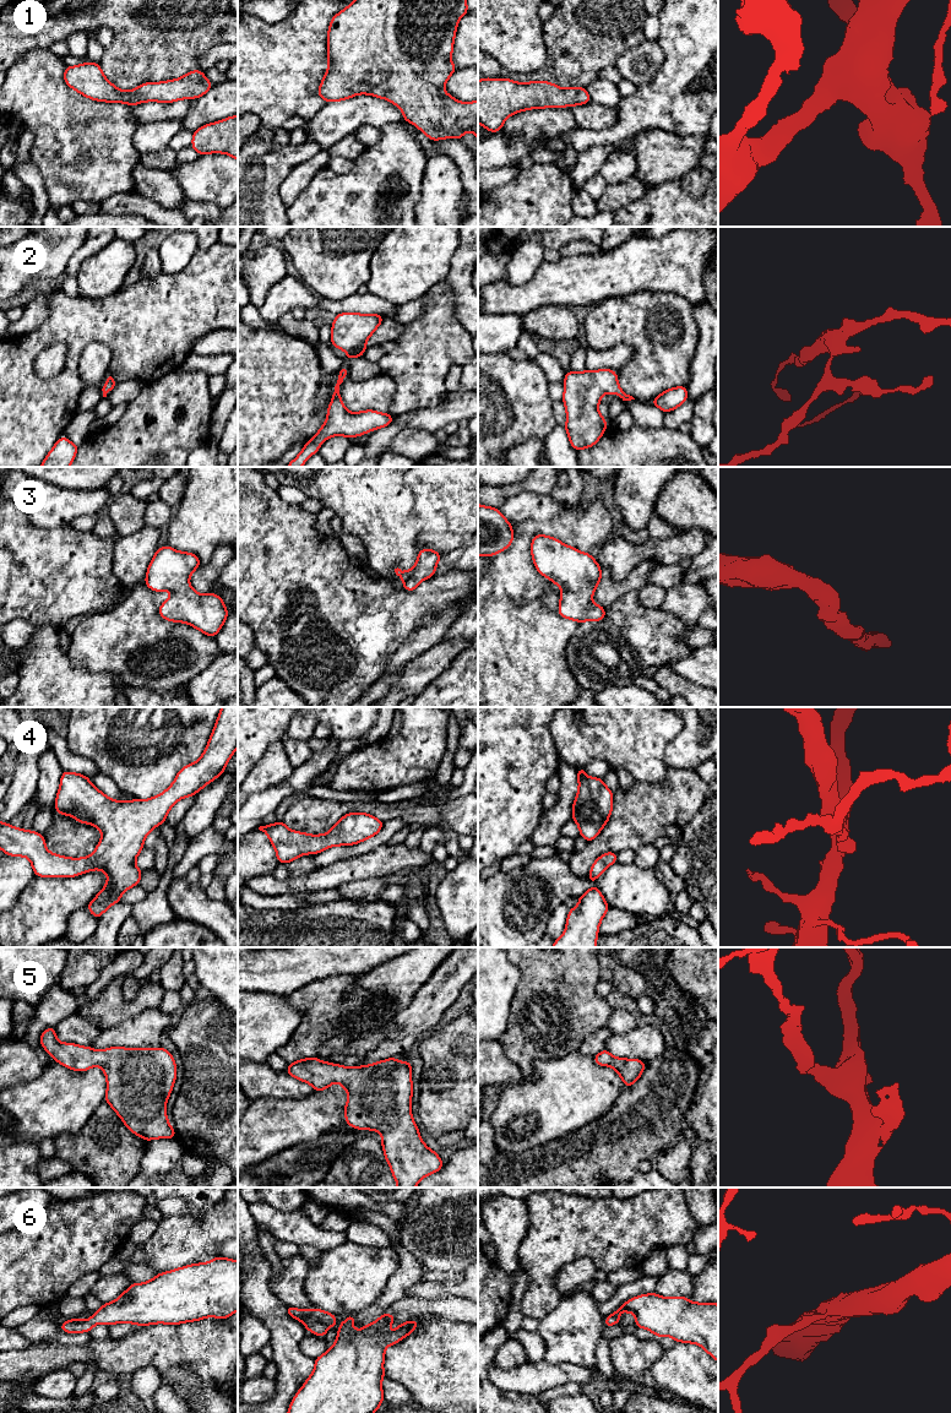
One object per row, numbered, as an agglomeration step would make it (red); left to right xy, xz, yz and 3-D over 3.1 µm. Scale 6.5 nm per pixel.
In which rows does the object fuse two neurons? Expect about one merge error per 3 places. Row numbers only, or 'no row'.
no row

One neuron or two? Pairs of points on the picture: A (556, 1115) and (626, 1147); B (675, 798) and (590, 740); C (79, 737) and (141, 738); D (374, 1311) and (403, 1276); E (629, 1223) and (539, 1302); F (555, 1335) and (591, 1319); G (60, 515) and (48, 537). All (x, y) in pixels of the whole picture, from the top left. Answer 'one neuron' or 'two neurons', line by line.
A: two neurons
B: two neurons
C: one neuron
D: one neuron
E: one neuron
F: one neuron
G: two neurons

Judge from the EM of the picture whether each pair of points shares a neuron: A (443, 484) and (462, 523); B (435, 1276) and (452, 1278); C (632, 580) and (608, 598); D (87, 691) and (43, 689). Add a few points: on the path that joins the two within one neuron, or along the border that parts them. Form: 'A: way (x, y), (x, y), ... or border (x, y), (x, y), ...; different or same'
A: way (452, 494), (454, 514); same
B: way (439, 1277), (449, 1278); same
C: way (626, 585), (614, 592); same
D: way (76, 691), (54, 691); same

